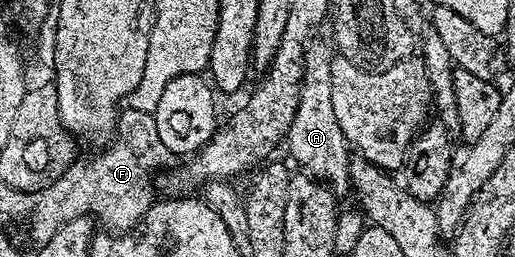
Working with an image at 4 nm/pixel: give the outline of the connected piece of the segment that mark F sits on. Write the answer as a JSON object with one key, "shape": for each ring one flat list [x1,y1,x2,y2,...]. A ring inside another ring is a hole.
{"shape":[[130,106,116,117,114,138,111,146,99,156,79,160,79,182,95,200,94,217,98,223,105,224,108,233,125,234,132,231,156,205,158,196,149,176,172,161,173,155,161,140,155,115]]}

